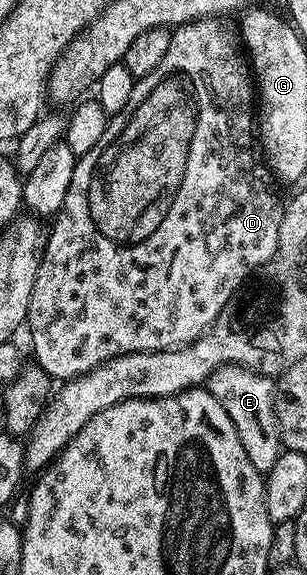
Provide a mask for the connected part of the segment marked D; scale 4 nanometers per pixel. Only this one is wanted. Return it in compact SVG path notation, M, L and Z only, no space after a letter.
M214 16L198 18L195 22L184 22L174 27L161 64L157 64L149 76L136 81L133 96L129 96L129 104L125 104L121 112L110 115L101 140L97 140L89 152L78 155L73 168L73 181L69 184L69 192L65 192L65 204L54 219L55 227L52 230L50 227L45 238L25 323L25 330L31 333L31 346L36 356L34 359L53 380L76 378L113 356L188 346L215 323L221 308L225 308L225 304L229 304L229 300L243 290L245 283L252 277L250 274L255 269L254 274L267 266L280 253L279 233L285 206L279 203L271 187L268 167L261 161L257 149L257 86L241 38L239 42L234 28L223 22L226 21L222 17Z

